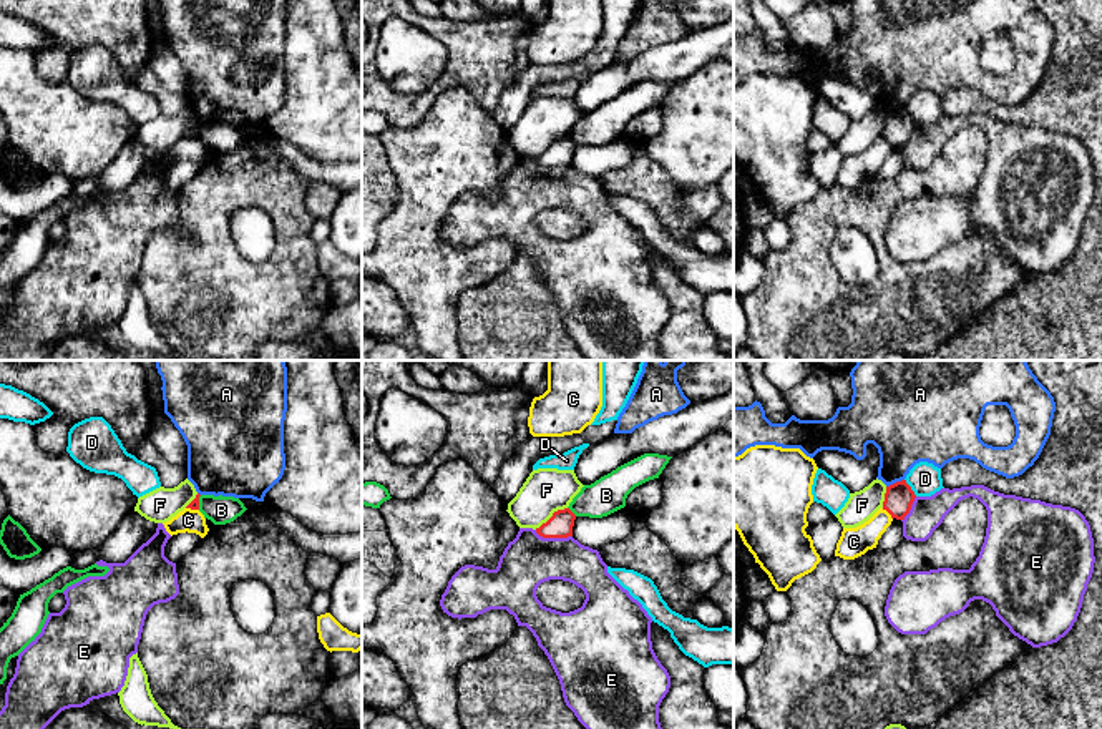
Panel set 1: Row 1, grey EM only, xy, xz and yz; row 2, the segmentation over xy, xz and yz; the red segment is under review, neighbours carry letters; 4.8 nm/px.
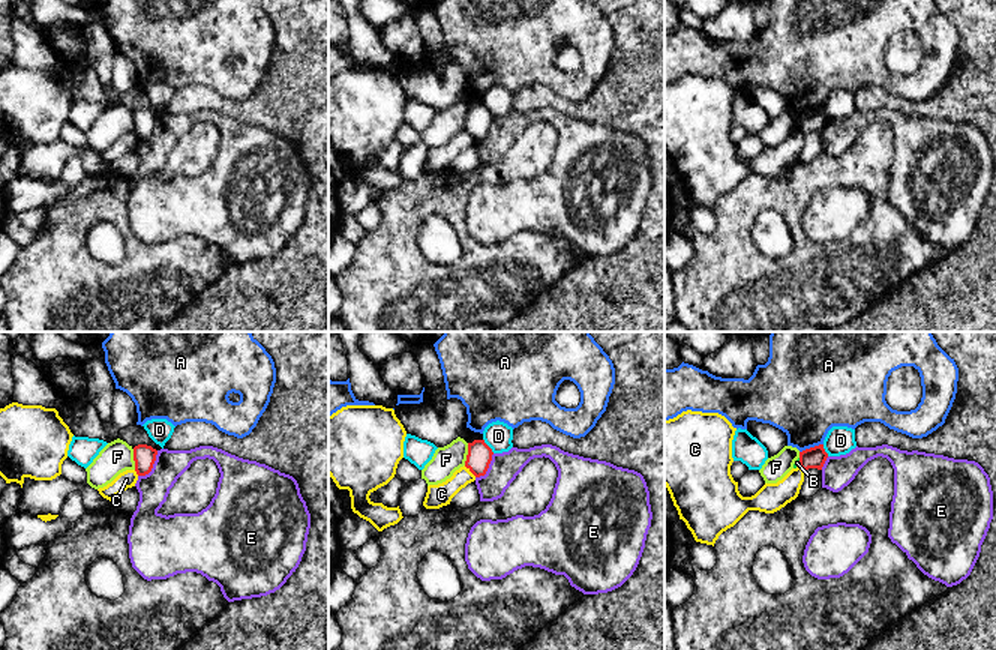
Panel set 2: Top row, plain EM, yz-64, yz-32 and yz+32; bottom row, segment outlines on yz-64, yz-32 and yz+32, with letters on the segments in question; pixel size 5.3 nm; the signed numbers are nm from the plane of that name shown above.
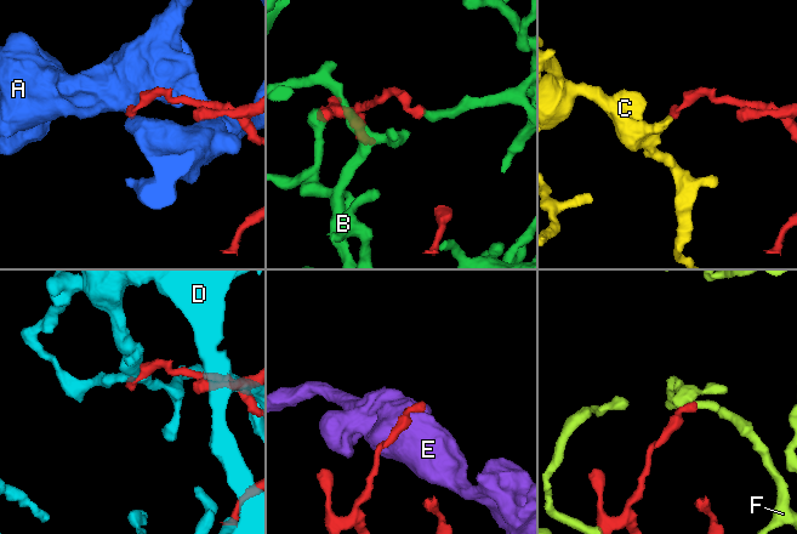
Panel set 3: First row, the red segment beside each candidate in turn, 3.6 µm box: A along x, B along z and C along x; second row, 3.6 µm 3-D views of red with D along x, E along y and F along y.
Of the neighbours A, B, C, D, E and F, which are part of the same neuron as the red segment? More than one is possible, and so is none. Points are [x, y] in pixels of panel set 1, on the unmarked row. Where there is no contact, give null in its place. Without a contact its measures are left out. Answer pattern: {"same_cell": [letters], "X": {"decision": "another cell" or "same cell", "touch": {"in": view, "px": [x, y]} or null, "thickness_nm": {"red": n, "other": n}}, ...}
{"same_cell": [], "A": {"decision": "another cell", "touch": {"in": "yz", "px": [897, 110]}, "thickness_nm": {"red": 140, "other": 320}}, "B": {"decision": "another cell", "touch": {"in": "xz", "px": [571, 140]}, "thickness_nm": {"red": 120, "other": 180}}, "C": {"decision": "another cell", "touch": {"in": "yz", "px": [888, 140]}, "thickness_nm": {"red": 140, "other": 140}}, "D": {"decision": "another cell", "touch": {"in": "yz", "px": [910, 115]}, "thickness_nm": {"red": 140, "other": 160}}, "E": {"decision": "another cell", "touch": {"in": "xz", "px": [553, 165]}, "thickness_nm": {"red": 120, "other": 260}}, "F": {"decision": "another cell", "touch": {"in": "xz", "px": [551, 145]}, "thickness_nm": {"red": 120, "other": 220}}}

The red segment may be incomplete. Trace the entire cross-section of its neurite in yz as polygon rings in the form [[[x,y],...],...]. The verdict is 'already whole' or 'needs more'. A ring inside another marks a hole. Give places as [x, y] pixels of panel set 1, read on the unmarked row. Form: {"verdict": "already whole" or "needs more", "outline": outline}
{"verdict": "already whole", "outline": [[[906,108],[896,110],[886,115],[883,138],[886,138],[891,146],[905,148],[911,138],[914,126],[916,123]]]}

